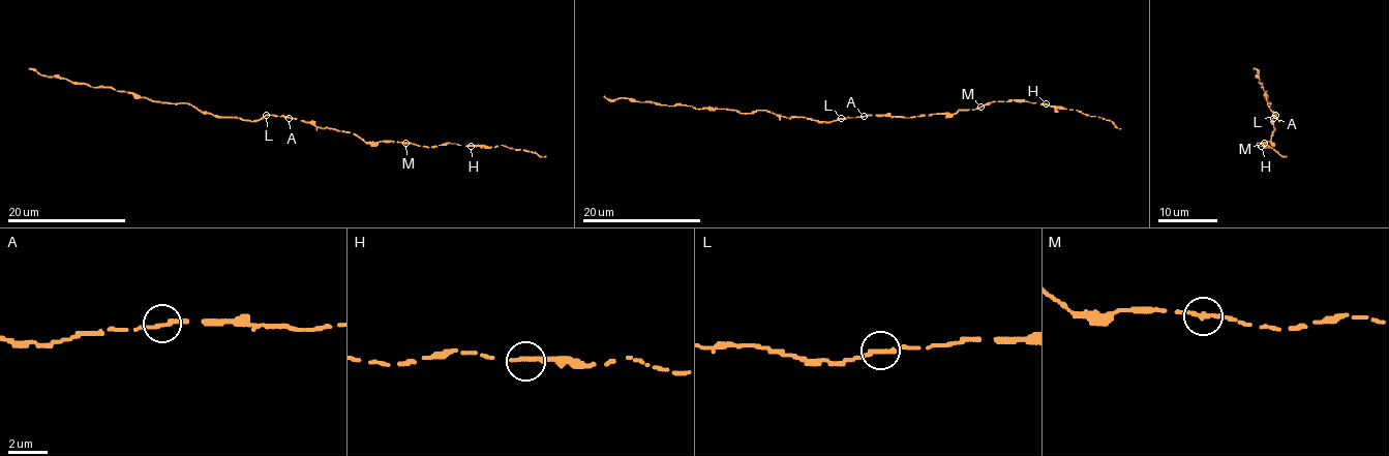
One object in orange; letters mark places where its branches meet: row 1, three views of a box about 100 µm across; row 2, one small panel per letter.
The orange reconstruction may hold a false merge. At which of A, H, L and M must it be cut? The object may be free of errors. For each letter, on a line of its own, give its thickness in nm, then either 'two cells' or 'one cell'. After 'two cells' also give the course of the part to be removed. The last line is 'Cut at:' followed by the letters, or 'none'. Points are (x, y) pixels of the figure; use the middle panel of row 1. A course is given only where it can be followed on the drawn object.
A: 240 nm thick; one cell
H: 320 nm thick; one cell
L: 240 nm thick; one cell
M: 240 nm thick; one cell
Cut at: none

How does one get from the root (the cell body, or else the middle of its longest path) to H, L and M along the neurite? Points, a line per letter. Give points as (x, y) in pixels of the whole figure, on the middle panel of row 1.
H: (870, 116), (953, 114), (994, 100), (1012, 99), (1046, 103)
L: (870, 116), (841, 119)
M: (870, 116), (953, 114), (980, 107)

